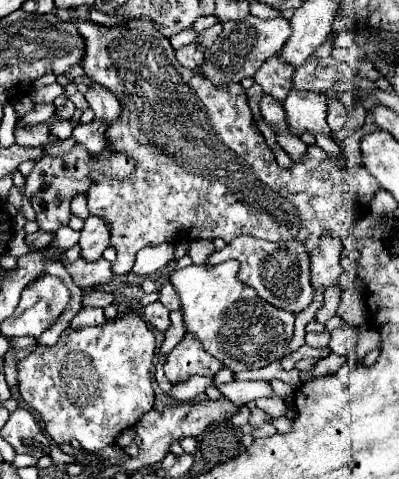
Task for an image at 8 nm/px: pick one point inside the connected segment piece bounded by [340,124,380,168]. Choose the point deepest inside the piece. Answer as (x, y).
(350, 148)

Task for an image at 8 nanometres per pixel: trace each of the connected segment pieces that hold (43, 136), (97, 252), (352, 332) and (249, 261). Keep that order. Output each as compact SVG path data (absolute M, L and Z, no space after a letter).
M36 124L32 128L18 128L14 136L16 136L16 144L26 146L26 148L36 148L48 142L50 130L46 124Z
M88 216L84 228L80 230L80 256L88 262L102 258L102 252L110 246L110 230L106 222L98 216Z
M342 324L340 328L332 330L328 348L340 356L348 356L352 350L356 350L356 344L358 344L358 328L350 324Z
M238 236L230 244L226 244L220 252L208 256L206 266L216 266L224 260L238 260L240 262L238 280L246 286L252 286L260 298L278 308L298 314L314 298L314 288L310 286L310 258L304 250L304 244L300 244L298 240L290 240L286 244L272 244L252 236Z

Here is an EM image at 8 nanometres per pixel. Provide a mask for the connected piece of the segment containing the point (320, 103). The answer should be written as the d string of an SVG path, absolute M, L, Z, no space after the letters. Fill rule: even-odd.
M292 90L284 100L284 110L290 128L294 134L312 132L312 134L330 134L326 124L326 110L328 98L322 92L308 92L308 90Z

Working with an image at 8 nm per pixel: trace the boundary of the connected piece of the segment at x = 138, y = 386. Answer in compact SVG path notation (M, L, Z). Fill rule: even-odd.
M130 312L114 322L82 330L64 330L54 346L36 344L34 352L18 362L18 390L26 404L40 412L46 432L58 444L78 440L88 452L98 452L112 446L120 432L132 428L142 414L152 410L154 390L150 382L150 366L154 358L156 340L140 314Z

